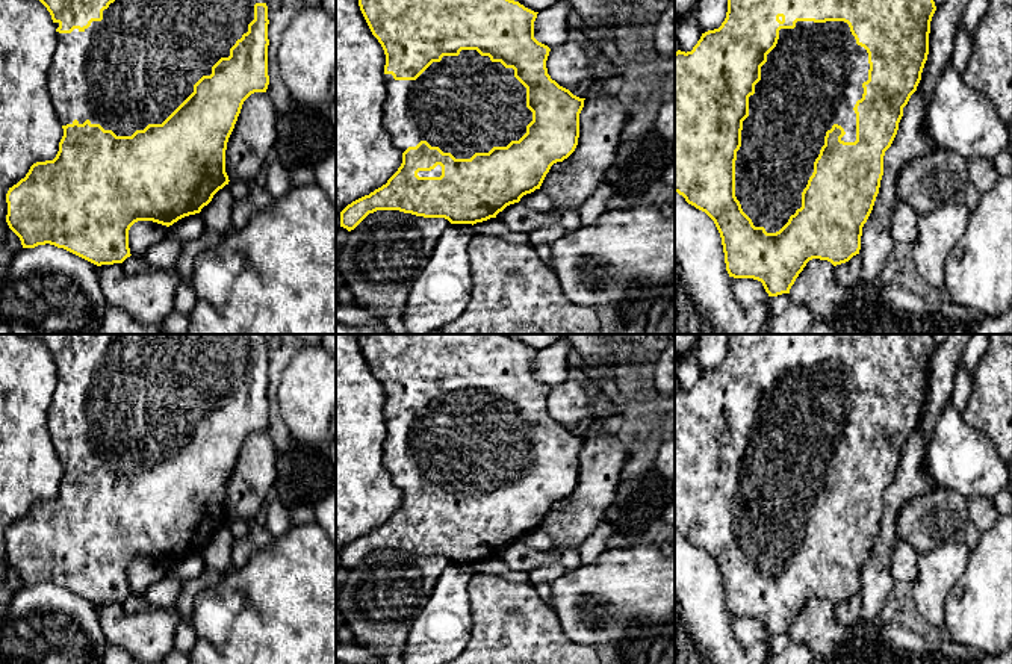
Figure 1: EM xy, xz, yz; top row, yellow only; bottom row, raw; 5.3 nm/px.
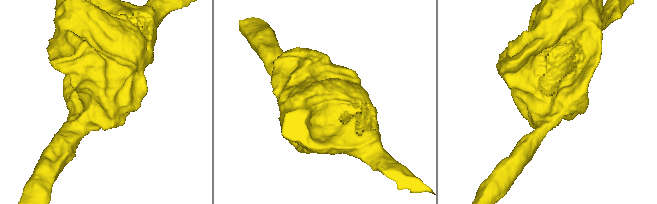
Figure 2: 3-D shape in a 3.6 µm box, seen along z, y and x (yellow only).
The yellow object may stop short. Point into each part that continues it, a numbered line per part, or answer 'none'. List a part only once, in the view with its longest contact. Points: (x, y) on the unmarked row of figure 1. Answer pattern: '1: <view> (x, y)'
1: yz (813, 416)

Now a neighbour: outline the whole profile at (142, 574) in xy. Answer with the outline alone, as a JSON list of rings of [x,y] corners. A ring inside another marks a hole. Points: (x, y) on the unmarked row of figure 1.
[[[138,560],[129,569],[132,594],[142,594],[151,584],[168,575],[168,566],[153,560]]]

